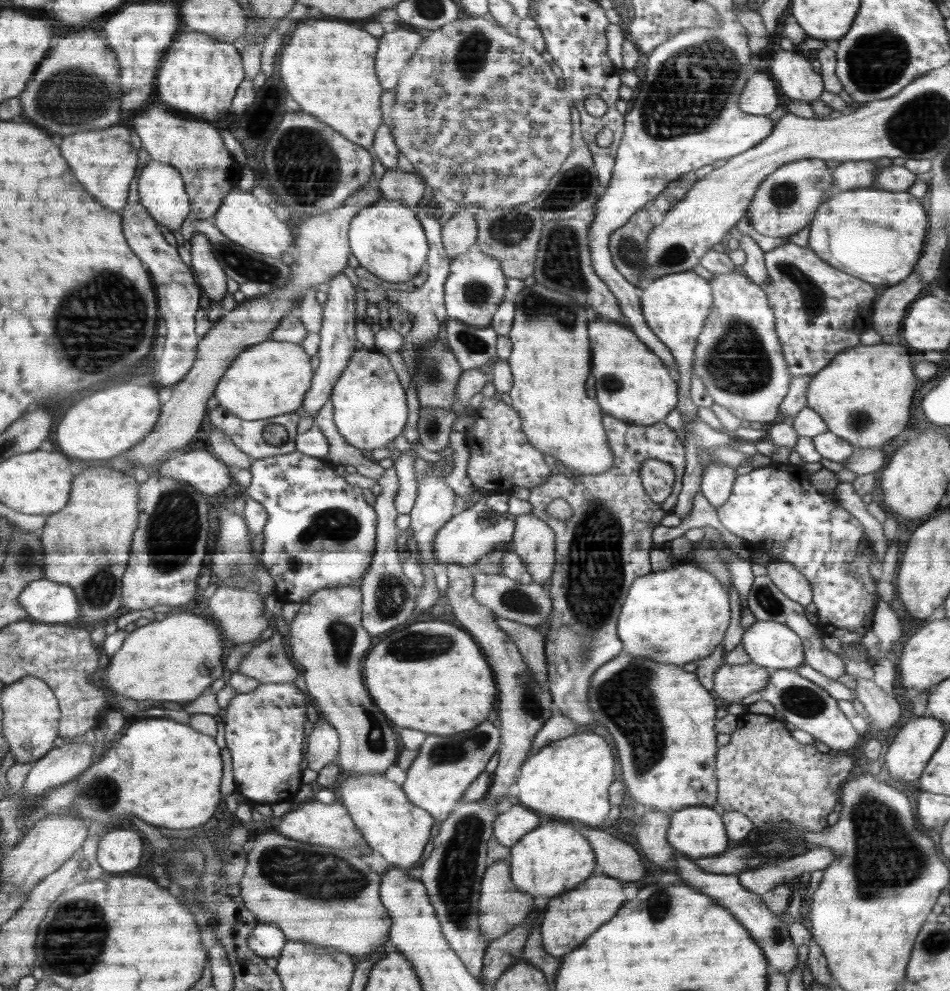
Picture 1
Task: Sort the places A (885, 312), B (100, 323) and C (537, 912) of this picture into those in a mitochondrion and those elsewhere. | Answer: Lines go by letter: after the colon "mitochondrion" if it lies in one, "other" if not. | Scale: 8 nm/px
A: other
B: mitochondrion
C: other

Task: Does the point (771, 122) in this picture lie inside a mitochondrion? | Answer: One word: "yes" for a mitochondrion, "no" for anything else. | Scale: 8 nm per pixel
no

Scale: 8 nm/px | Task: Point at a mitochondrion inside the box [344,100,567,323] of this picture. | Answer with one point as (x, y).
(508, 230)

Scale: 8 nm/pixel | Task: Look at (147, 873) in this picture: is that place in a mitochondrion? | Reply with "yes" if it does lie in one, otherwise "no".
no

